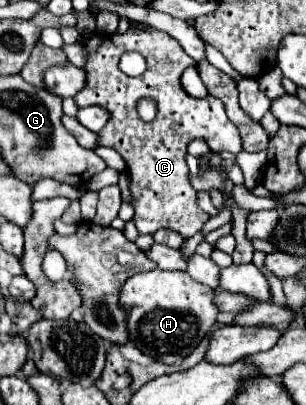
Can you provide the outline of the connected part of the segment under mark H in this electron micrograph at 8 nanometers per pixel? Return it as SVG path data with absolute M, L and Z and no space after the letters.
M161 269L129 277L121 287L119 303L127 311L129 341L145 355L167 365L183 361L215 325L219 313L213 305L213 289L197 285L189 273Z

